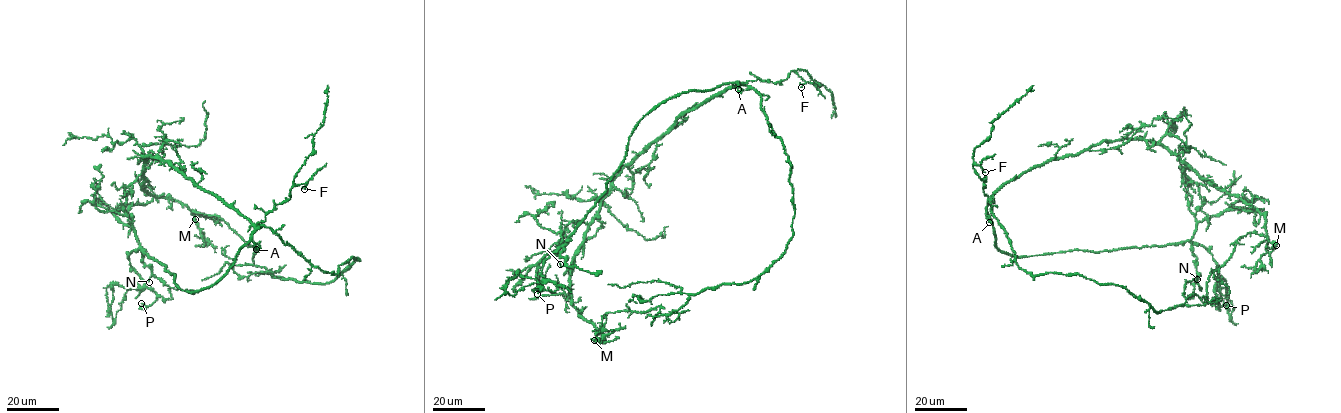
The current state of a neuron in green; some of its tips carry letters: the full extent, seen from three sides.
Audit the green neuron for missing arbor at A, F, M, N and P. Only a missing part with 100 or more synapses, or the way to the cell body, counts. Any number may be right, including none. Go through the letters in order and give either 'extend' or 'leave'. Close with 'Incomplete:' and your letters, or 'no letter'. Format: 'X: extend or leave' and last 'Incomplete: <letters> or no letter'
A: extend
F: leave
M: leave
N: leave
P: leave
Incomplete: A

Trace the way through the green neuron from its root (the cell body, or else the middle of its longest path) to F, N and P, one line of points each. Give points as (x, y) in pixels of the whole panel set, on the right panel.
F: (1002, 186), (988, 202), (983, 191), (986, 181), (981, 180), (973, 165), (980, 166), (985, 172)
N: (1002, 186), (987, 207), (999, 250), (1026, 256), (1188, 241), (1196, 257), (1197, 279)
P: (1002, 186), (987, 207), (999, 250), (1026, 256), (1195, 242), (1217, 265), (1214, 291), (1219, 307), (1226, 305)

